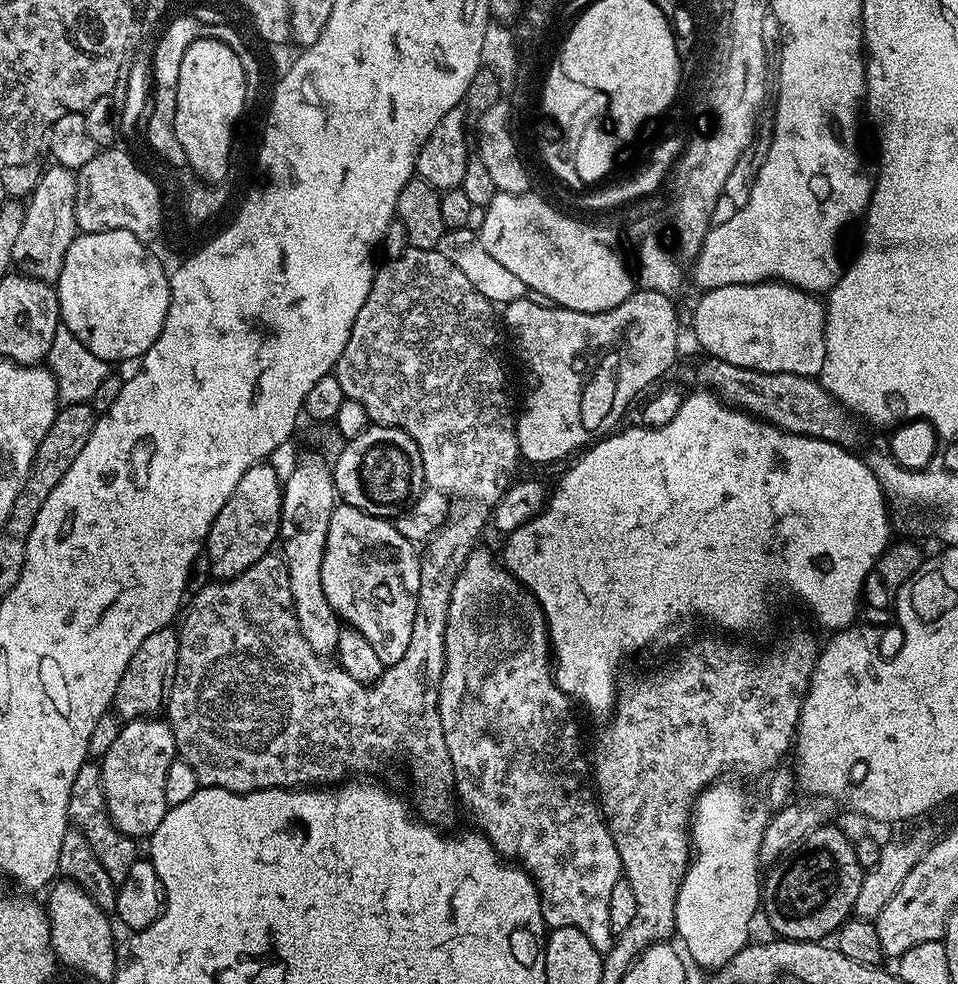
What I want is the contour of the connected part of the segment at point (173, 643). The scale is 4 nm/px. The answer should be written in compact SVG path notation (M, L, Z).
M169 626L162 630L154 630L138 650L134 650L134 658L126 666L126 674L122 674L122 682L118 682L118 690L114 701L114 712L121 716L121 721L152 718L156 712L168 703L168 695L172 689L172 679L178 658L178 632Z

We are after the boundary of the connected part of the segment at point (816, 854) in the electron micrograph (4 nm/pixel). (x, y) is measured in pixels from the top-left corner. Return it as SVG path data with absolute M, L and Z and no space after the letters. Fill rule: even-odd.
M821 826L812 831L787 861L776 885L763 885L762 912L768 915L768 924L777 937L823 941L853 915L866 869L858 862L855 843L848 841L842 829L832 827Z

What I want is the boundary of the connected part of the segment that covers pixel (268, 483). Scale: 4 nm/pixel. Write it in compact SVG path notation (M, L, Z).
M271 463L255 464L234 486L234 494L226 498L226 506L218 510L218 518L210 526L210 534L206 541L206 557L217 581L223 582L242 574L258 558L269 555L273 551L272 543L277 543L280 535L280 511L284 490L282 478Z

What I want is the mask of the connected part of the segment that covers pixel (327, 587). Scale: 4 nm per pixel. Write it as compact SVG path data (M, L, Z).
M337 503L334 514L330 514L330 530L326 530L326 550L322 554L322 590L337 617L361 632L372 644L388 644L392 654L399 654L410 642L414 630L419 585L417 545L404 538L391 519L371 516L349 504Z

